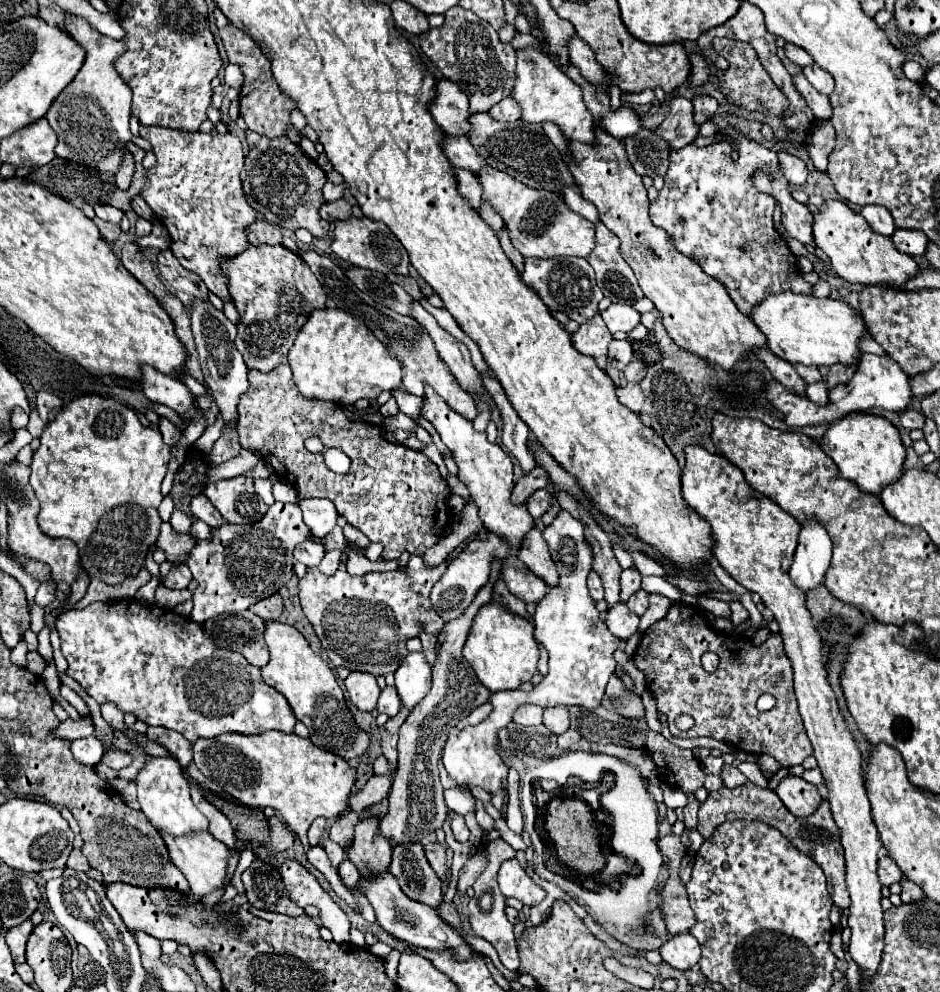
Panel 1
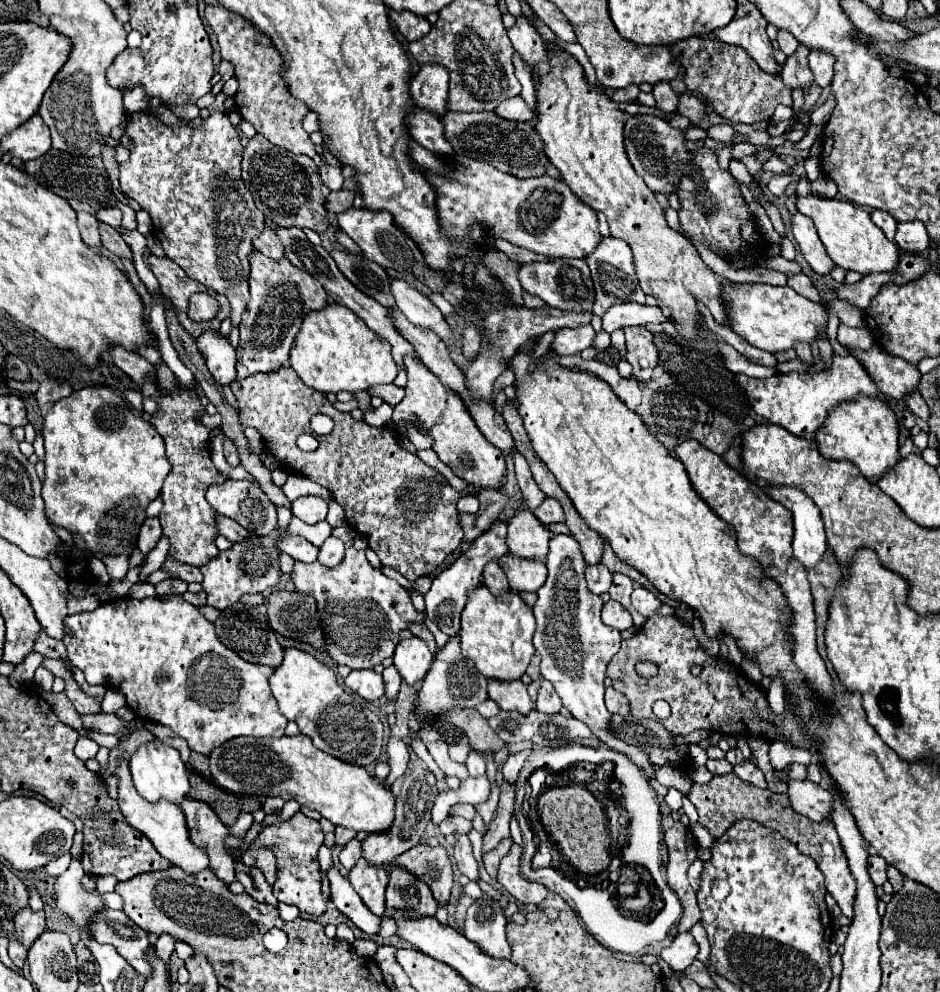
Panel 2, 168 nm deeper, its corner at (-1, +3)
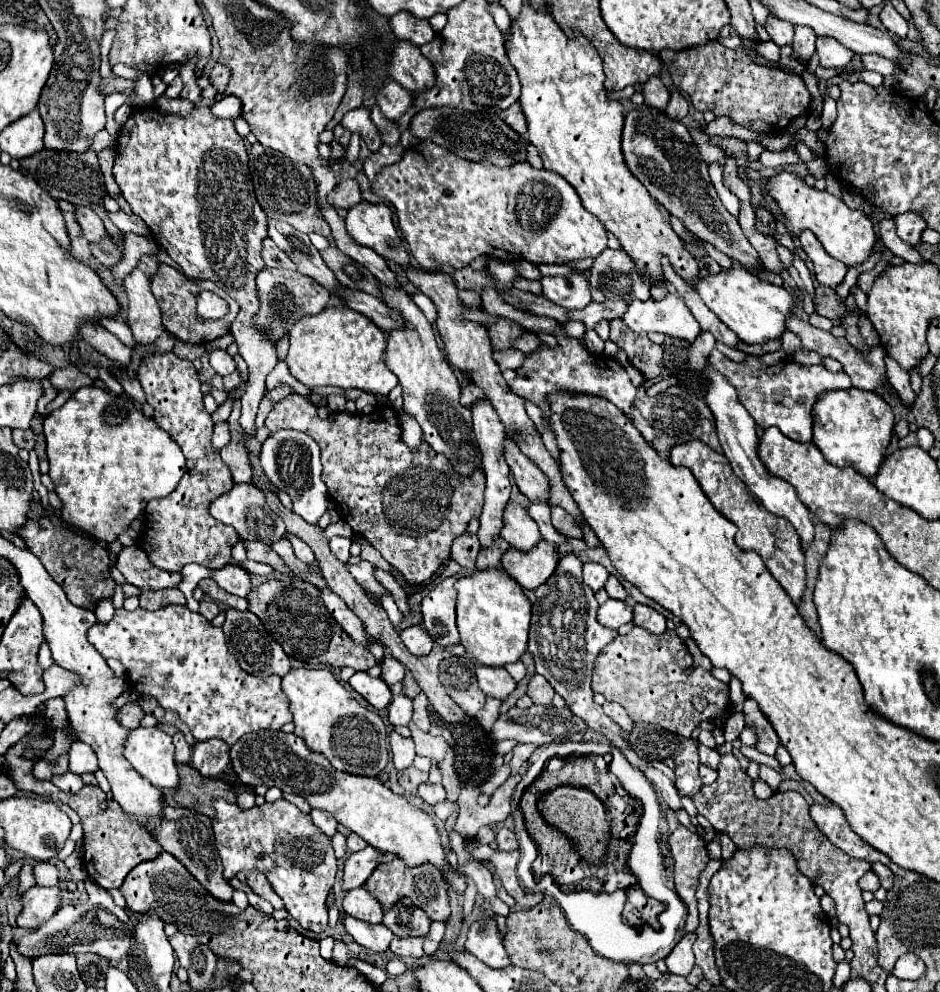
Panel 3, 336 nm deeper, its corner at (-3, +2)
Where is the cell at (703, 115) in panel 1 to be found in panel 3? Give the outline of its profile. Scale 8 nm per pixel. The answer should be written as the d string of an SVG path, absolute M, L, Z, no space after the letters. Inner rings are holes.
M673 92L673 94L671 94L671 100L669 100L669 106L665 108L665 112L667 112L669 118L681 120L681 118L687 116L687 112L689 112L689 102L687 102L687 98L685 98L683 94L679 94L679 92Z

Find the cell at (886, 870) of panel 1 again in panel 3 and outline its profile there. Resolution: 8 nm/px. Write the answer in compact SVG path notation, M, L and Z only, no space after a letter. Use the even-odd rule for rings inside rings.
M867 870L863 876L861 876L861 880L859 880L859 886L863 888L863 890L869 890L869 892L875 892L881 884L879 884L879 876L877 874L873 874L873 870Z

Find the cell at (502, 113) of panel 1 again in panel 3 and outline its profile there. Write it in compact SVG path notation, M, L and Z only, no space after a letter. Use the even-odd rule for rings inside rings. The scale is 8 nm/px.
M519 102L511 104L507 110L501 110L499 116L501 116L501 120L507 126L511 126L513 130L517 130L519 134L525 134L527 132L527 122L525 122L525 116L523 116L523 110L521 110L521 104Z

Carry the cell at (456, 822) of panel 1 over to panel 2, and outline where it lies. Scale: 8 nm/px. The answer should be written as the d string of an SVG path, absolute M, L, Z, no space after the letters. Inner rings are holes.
M457 835L457 845L455 845L455 867L467 875L471 881L479 881L479 871L477 871L477 861L471 853L471 843L467 839L467 835Z

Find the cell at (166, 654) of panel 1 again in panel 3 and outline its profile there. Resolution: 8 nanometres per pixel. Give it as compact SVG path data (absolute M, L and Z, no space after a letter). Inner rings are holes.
M163 606L159 610L137 608L133 612L119 608L109 622L95 622L87 630L87 640L97 648L103 658L119 660L127 670L129 688L141 696L151 696L165 710L173 710L191 728L197 742L219 738L225 744L235 744L243 734L257 730L281 730L283 724L291 722L289 704L281 694L281 678L267 676L259 678L241 670L235 656L229 654L225 634L213 626L199 612L191 612L187 606Z

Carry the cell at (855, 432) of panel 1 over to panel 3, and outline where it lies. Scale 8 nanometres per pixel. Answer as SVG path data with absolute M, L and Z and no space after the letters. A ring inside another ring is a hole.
M849 388L825 392L813 408L813 444L821 450L827 462L843 468L851 466L865 478L873 480L883 464L887 446L893 438L895 416L891 406L875 392Z

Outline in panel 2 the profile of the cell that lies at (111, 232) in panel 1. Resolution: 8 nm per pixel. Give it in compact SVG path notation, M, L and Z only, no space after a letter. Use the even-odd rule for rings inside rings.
M77 213L77 225L81 231L81 239L89 247L101 247L99 239L99 229L97 229L97 219L89 213Z

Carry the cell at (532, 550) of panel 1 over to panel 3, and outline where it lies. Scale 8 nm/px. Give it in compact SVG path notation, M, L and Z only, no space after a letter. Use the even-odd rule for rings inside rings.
M509 502L507 508L505 508L501 538L511 548L517 548L517 550L523 550L523 552L533 550L543 540L535 520L517 502Z

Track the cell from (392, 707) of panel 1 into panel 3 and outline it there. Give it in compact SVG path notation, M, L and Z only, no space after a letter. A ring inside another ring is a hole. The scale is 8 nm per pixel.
M385 656L385 660L381 662L381 668L383 668L383 672L381 672L381 678L389 684L389 686L393 686L393 684L397 684L397 682L401 682L403 680L403 674L405 674L405 666L401 664L401 662L397 662L393 656Z

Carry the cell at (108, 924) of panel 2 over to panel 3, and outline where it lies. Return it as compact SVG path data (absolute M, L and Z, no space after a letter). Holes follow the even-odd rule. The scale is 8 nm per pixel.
M91 886L87 890L89 890L89 900L85 904L63 906L61 910L57 910L57 914L49 922L45 922L43 926L39 926L33 932L19 936L15 940L19 952L29 960L33 960L41 954L55 954L55 952L69 952L69 954L93 952L93 954L99 954L99 956L113 960L113 962L119 962L125 956L129 956L133 932L129 932L125 928L125 924L121 924L111 914L107 916L105 908L95 908L91 902Z

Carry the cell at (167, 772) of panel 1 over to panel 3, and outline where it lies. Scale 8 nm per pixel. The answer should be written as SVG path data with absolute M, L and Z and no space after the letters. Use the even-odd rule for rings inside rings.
M135 728L125 744L125 758L153 786L177 788L179 772L171 736L159 728Z

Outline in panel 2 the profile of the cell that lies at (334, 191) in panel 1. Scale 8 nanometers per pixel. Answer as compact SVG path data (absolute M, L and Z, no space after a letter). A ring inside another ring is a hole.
M327 163L319 165L319 175L323 179L323 183L331 189L331 191L339 191L343 185L343 175L341 175L341 167L331 167Z

